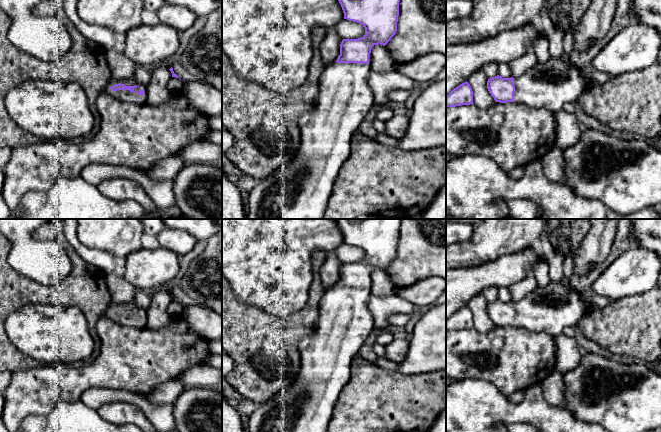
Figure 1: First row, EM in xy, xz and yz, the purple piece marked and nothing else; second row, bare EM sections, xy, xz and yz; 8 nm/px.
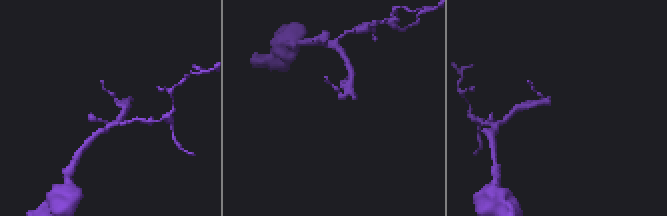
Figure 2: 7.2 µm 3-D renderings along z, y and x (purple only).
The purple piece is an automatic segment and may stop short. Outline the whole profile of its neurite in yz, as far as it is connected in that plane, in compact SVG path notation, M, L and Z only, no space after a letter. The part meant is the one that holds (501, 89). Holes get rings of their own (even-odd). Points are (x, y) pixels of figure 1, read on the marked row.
M550 57L545 64L537 63L527 73L516 78L502 78L497 75L488 79L487 89L495 102L515 102L534 109L546 109L556 113L563 109L566 103L575 103L592 87L596 86L590 80L587 81L582 72L575 68L570 58Z

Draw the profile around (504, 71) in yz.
M500 63L498 64L498 75L502 78L511 78L511 69L509 64Z

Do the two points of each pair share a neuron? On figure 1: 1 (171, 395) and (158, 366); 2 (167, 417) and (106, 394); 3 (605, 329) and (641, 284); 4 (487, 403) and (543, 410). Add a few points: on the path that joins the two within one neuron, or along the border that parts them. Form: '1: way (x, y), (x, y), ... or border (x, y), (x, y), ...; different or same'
1: border (178, 378), (158, 384), (145, 395); different
2: way (152, 411), (135, 398), (121, 396); same
3: border (650, 289), (641, 293), (624, 296), (614, 301); different
4: way (501, 410), (529, 410); same

